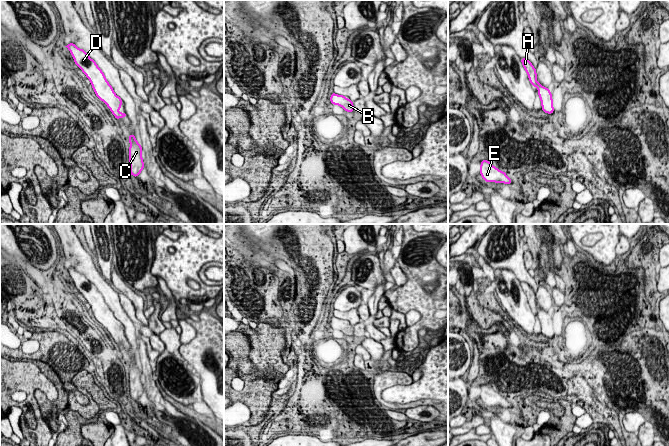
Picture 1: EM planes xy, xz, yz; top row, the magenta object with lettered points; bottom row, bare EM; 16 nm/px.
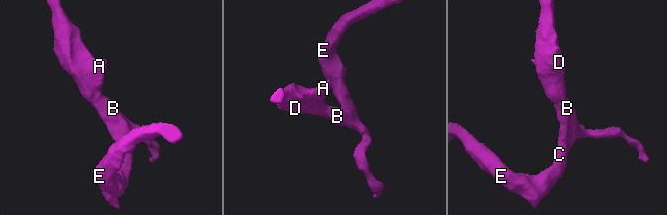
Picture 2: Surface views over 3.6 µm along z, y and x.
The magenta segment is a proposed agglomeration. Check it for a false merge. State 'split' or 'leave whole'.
leave whole

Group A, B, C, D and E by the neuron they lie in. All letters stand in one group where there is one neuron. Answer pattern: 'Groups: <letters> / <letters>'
Groups: A B C D E

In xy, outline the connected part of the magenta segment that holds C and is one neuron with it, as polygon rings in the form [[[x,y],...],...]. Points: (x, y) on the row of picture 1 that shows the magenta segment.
[[[129,135],[129,164],[130,173],[132,176],[138,177],[144,168],[144,162],[142,159],[142,147],[137,142],[135,135]]]

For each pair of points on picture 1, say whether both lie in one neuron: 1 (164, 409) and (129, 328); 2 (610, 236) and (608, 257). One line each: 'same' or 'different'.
1: different
2: same

